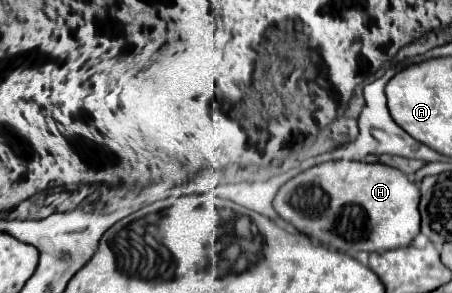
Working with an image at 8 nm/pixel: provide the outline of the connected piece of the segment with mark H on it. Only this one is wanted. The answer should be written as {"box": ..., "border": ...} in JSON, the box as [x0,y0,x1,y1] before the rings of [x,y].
{"box":[275,160,419,252],"border":[[[331,160],[313,166],[287,184],[275,196],[277,214],[307,234],[335,250],[381,252],[409,246],[419,234],[419,188],[409,178],[385,164],[365,164],[349,160]]]}

